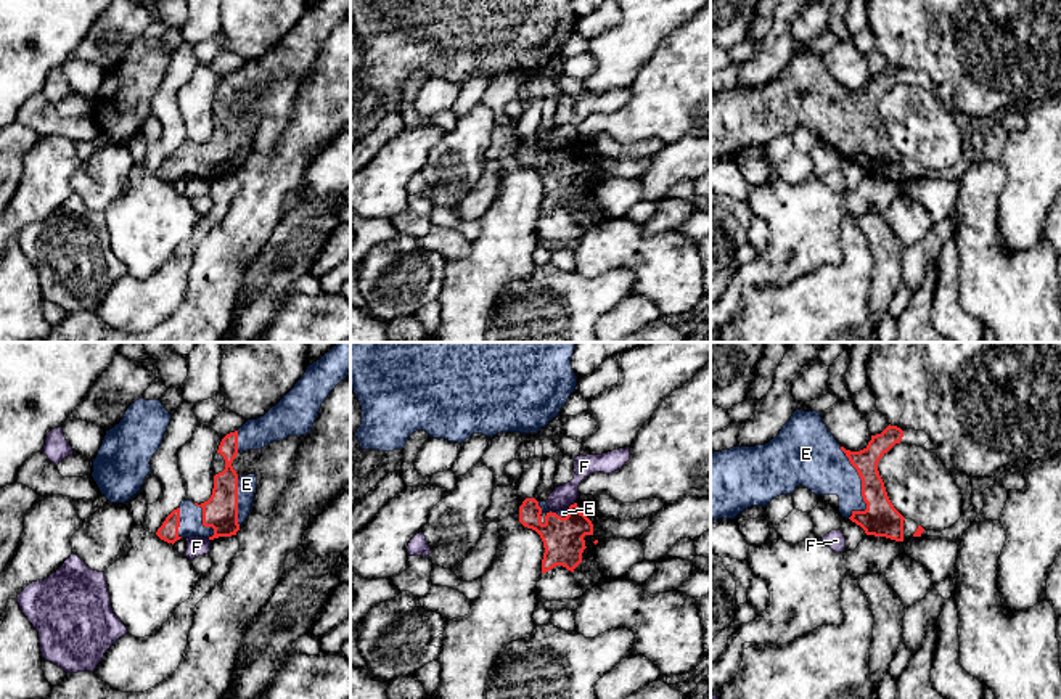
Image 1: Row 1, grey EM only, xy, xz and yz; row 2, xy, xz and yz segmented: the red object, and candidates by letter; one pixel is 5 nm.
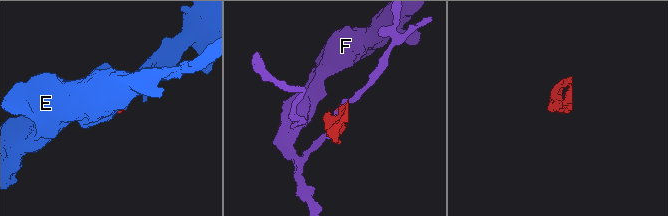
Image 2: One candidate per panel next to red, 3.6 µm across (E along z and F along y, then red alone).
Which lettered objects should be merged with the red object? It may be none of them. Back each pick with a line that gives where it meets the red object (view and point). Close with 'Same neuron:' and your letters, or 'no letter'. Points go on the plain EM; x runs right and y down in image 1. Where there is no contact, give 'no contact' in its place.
E: contact yz (862, 127)
Same neuron: E

